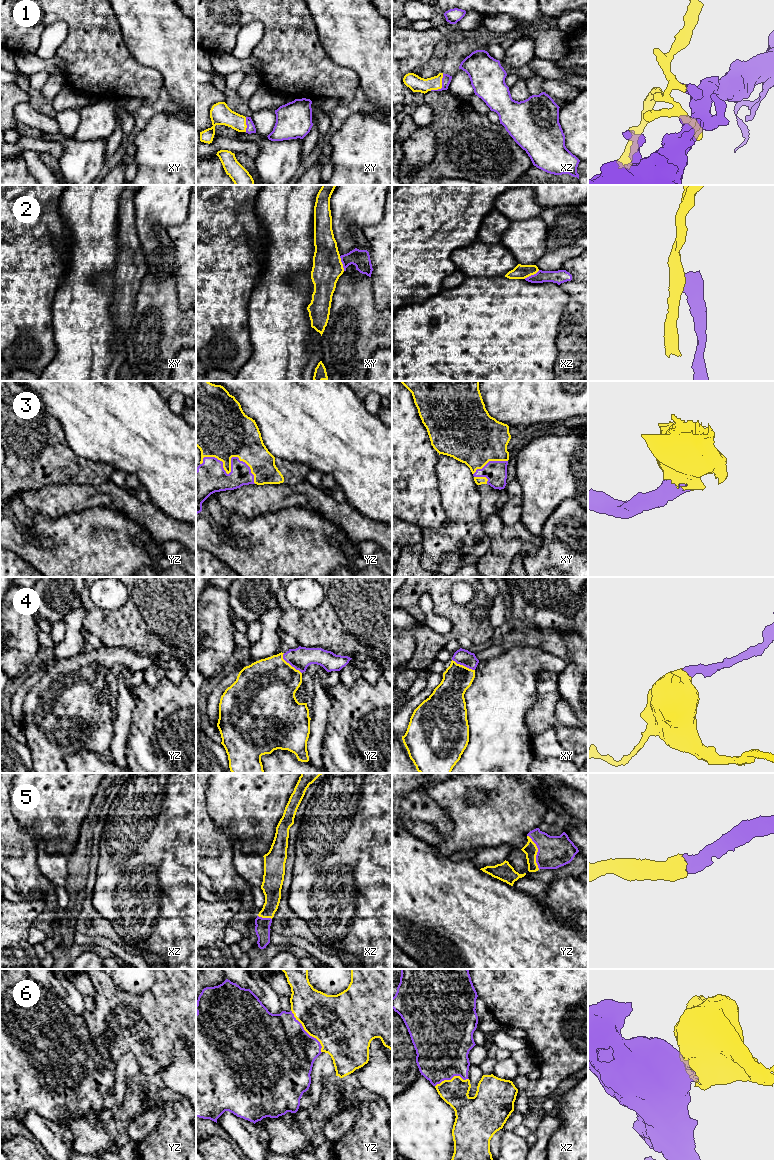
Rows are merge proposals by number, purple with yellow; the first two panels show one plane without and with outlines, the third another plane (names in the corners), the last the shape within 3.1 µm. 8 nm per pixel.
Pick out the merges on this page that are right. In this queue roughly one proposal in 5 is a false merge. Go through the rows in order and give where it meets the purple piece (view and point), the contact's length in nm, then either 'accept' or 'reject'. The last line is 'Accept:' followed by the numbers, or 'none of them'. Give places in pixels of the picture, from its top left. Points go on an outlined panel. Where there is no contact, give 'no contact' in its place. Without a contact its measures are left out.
1: xz (442, 86) | 180 nm | accept
2: xy (342, 263) | 130 nm | reject
3: yz (231, 464) | 480 nm | accept
4: yz (290, 664) | 220 nm | accept
5: yz (537, 852) | 300 nm | accept
6: yz (306, 1032) | 420 nm | accept
Accept: 1, 3, 4, 5, 6

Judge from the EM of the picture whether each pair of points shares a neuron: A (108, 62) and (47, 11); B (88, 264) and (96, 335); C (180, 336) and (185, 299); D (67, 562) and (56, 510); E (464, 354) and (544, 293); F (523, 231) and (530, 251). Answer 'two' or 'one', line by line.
A: one
B: one
C: two
D: two
E: one
F: one

